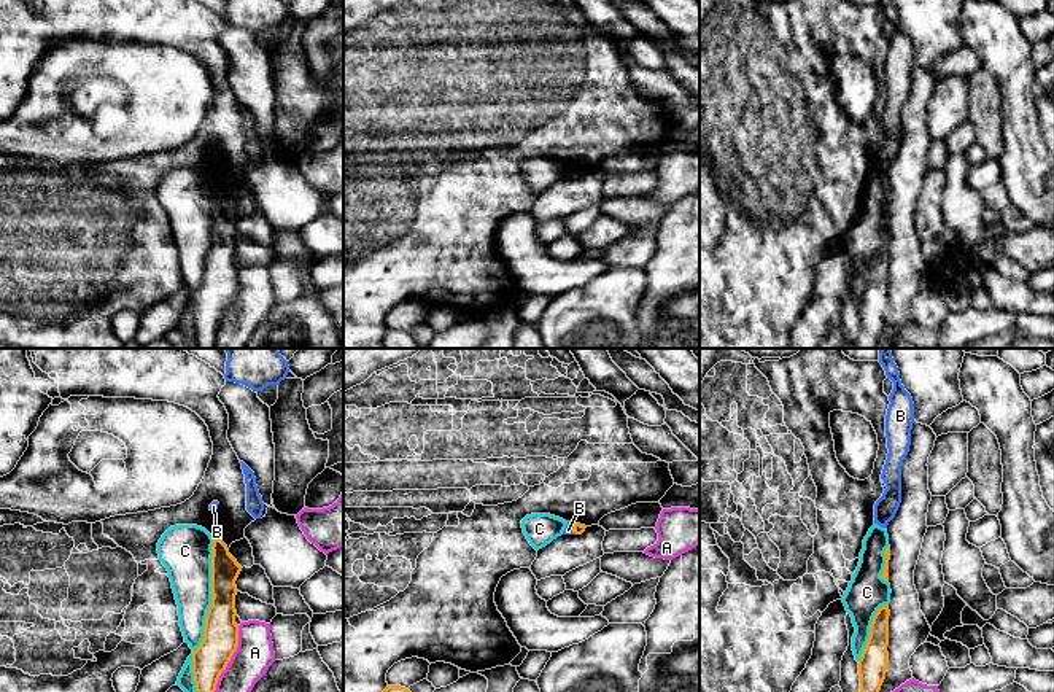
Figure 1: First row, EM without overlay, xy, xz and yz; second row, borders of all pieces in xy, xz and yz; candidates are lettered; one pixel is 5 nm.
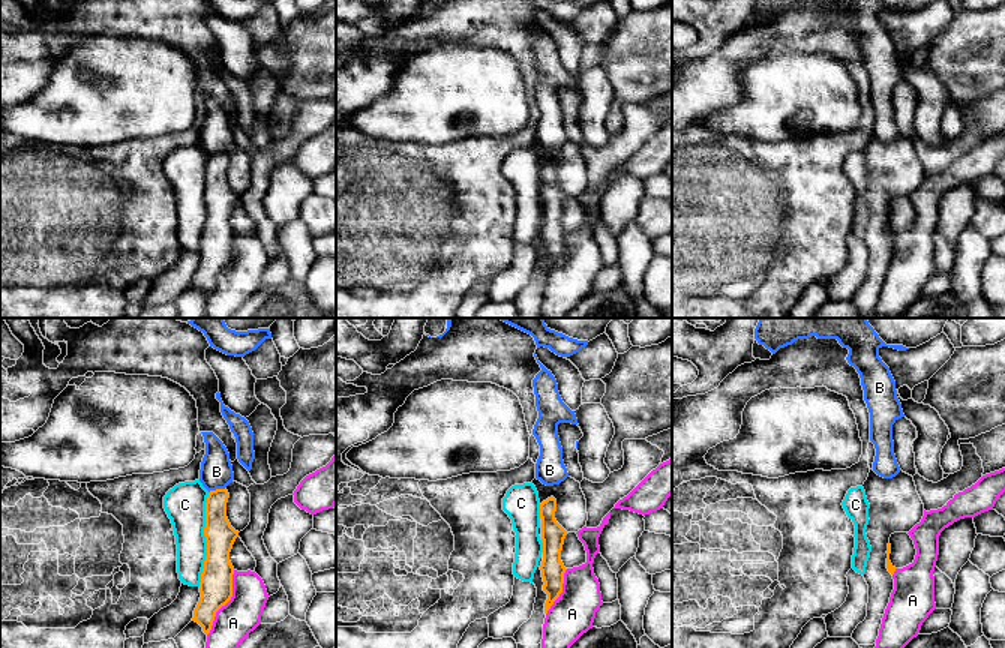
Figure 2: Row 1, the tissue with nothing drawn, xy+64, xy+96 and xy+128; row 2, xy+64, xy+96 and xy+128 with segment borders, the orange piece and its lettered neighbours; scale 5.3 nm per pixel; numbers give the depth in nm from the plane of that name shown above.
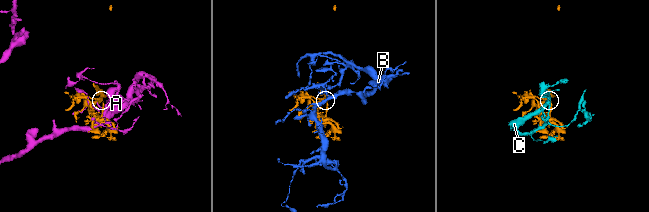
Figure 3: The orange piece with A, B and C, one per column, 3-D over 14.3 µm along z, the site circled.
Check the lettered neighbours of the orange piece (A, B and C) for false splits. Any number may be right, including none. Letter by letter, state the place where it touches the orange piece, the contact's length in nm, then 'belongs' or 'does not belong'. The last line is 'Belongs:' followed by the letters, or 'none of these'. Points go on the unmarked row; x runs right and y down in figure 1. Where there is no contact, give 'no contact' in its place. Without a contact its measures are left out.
A: xy (226, 309) | 420 nm | does not belong
B: xz (573, 172) | 60 nm | does not belong
C: xy (205, 261) | 800 nm | does not belong
Belongs: none of these

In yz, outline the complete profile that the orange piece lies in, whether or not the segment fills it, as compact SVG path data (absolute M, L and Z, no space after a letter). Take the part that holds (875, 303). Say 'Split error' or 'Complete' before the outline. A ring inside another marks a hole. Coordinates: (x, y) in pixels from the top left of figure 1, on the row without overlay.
Complete. M889 248L878 253L870 270L870 282L858 304L860 336L855 348L882 348L879 334L889 310Z

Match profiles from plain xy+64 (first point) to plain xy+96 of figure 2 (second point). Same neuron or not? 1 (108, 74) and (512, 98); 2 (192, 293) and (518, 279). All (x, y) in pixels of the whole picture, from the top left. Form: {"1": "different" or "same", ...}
{"1": "same", "2": "different"}

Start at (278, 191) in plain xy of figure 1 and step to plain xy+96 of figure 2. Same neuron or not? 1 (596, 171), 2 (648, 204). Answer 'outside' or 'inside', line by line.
1: outside
2: outside

